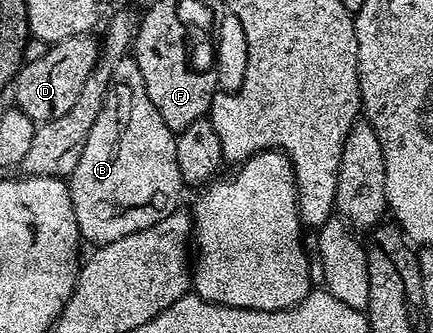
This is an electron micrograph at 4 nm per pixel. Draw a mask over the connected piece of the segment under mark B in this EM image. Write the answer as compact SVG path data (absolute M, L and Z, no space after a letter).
M133 56L122 57L120 63L112 67L104 107L100 115L96 115L92 131L88 131L88 143L84 143L80 163L76 163L76 171L70 173L68 184L81 240L91 241L94 247L116 243L116 239L124 239L124 235L144 231L144 227L160 223L160 219L172 215L179 208L178 200L182 197L184 186L176 163L176 133L168 127L168 123L164 123L152 99L148 99L144 75L140 75L140 67Z

